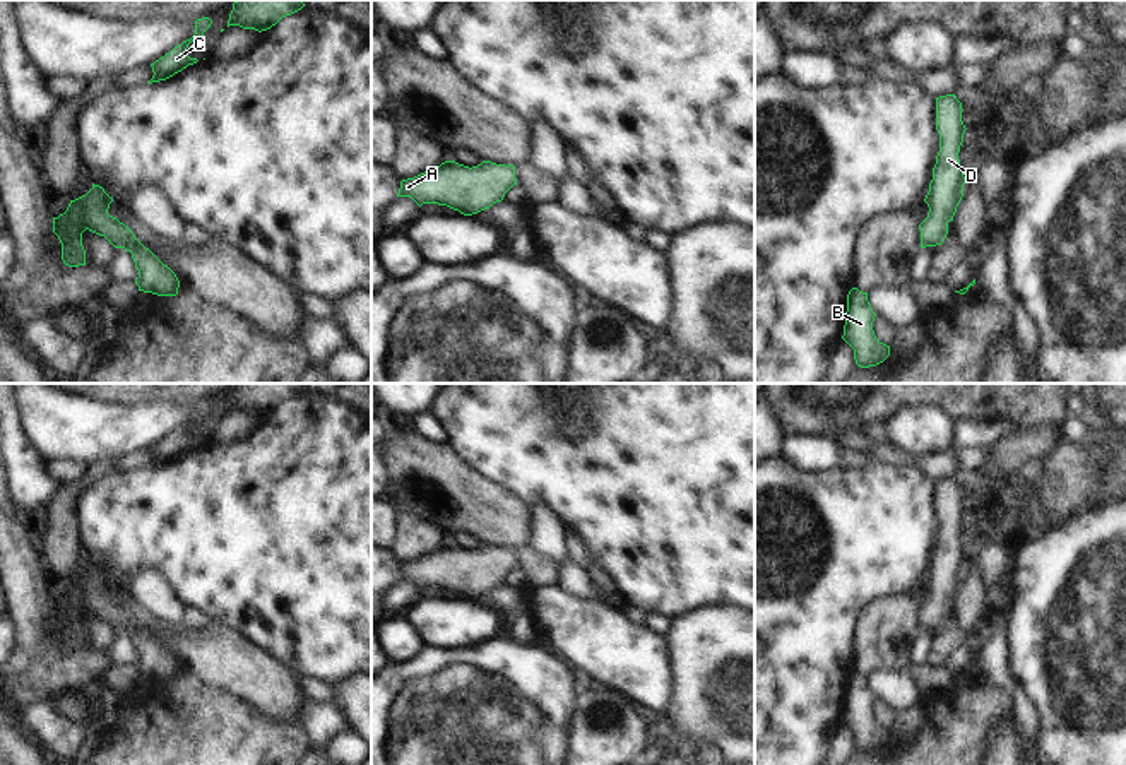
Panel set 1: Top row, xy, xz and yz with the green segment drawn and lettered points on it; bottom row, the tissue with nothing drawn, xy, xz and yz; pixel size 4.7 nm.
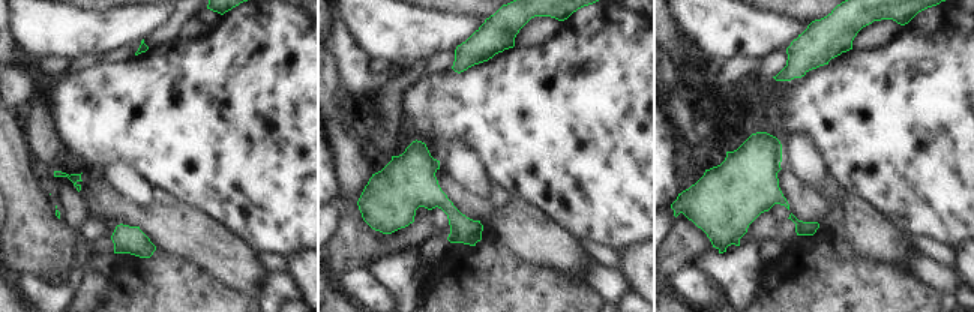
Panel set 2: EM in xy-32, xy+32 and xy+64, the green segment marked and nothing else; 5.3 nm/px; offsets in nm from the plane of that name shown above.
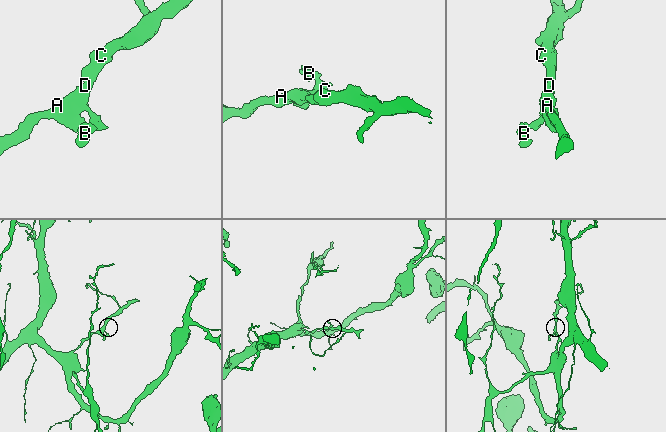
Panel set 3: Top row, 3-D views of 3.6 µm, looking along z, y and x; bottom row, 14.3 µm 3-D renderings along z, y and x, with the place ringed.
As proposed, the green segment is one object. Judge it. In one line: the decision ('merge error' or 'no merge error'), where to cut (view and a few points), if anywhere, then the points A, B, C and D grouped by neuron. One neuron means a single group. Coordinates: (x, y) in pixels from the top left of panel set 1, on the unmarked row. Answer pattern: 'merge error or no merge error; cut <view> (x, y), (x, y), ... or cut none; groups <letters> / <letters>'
no merge error; cut none; groups A B C D

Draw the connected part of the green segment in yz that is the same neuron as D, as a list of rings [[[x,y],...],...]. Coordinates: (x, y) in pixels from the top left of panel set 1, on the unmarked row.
[[[955,477],[936,481],[936,513],[939,517],[939,536],[933,551],[933,563],[924,585],[929,590],[927,601],[919,608],[921,632],[941,628],[948,618],[948,606],[953,604],[963,580],[965,560],[960,551],[960,529],[965,508],[962,505],[962,486]]]

